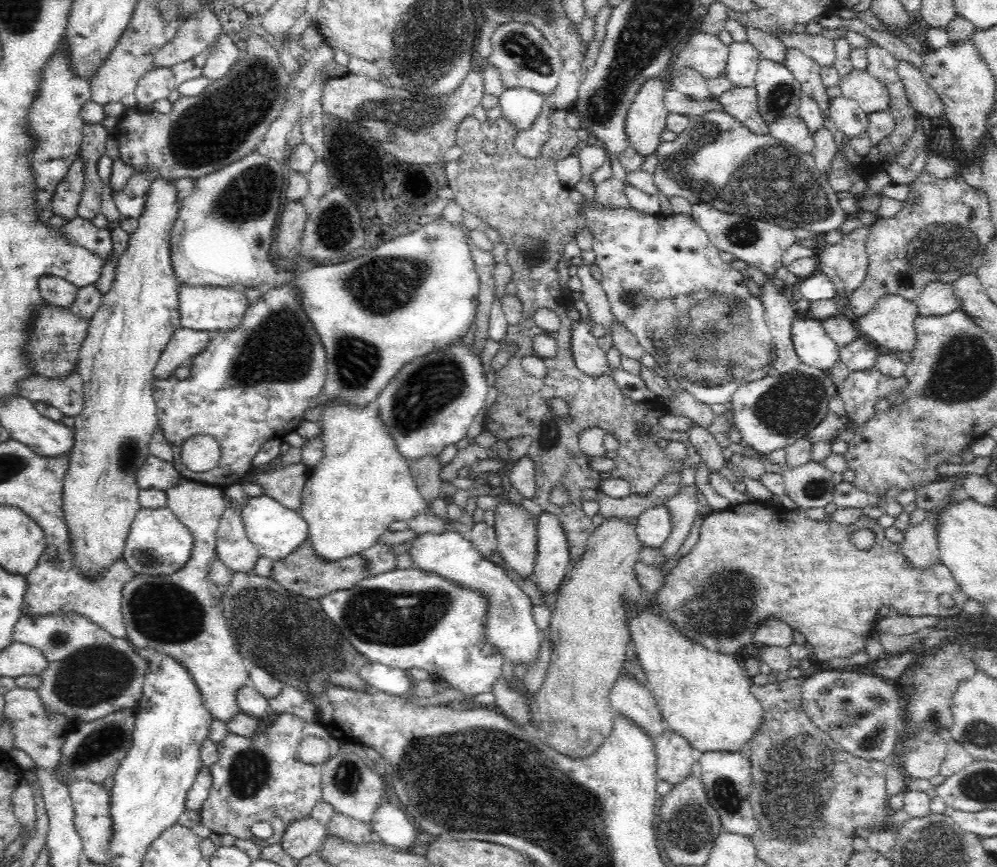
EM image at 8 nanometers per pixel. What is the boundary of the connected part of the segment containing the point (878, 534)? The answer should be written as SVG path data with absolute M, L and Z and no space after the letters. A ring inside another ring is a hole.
M748 502L740 505L730 505L725 510L718 510L704 517L701 520L699 528L698 543L694 548L679 558L670 570L670 575L663 576L663 582L660 588L654 592L651 599L651 606L665 624L673 628L678 634L685 636L690 642L703 646L710 652L725 654L726 656L738 656L738 650L743 650L741 654L746 654L751 647L755 646L755 634L758 627L766 620L774 619L785 622L793 631L804 634L807 640L806 645L814 649L814 654L818 656L820 662L826 662L836 657L850 657L852 654L864 651L866 639L873 632L875 620L879 616L878 610L881 606L888 605L893 613L906 616L938 616L940 619L952 617L962 611L964 601L968 599L958 583L954 580L951 572L942 564L936 564L934 568L928 568L927 571L920 571L912 568L901 550L901 544L895 544L885 536L885 529L876 523L876 520L870 520L862 516L860 520L848 525L840 526L837 522L817 521L806 516L802 509L791 507L788 504L772 505L772 503ZM867 530L874 534L874 544L868 550L859 550L853 542L852 534Z

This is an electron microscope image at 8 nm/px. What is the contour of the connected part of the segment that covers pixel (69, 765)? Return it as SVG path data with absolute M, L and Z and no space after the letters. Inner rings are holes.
M124 708L94 722L80 723L74 731L70 730L70 734L61 744L58 764L52 770L53 775L66 787L78 780L102 784L103 780L116 772L119 762L131 747L135 715L135 710Z

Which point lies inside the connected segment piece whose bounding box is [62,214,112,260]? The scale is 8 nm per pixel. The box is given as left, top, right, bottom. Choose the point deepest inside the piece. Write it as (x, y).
(83, 231)

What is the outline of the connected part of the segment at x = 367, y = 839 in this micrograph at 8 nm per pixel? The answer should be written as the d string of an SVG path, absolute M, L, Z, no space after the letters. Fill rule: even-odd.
M338 811L332 813L331 819L325 824L325 831L328 835L339 836L358 844L372 843L375 839L369 822L346 816Z

